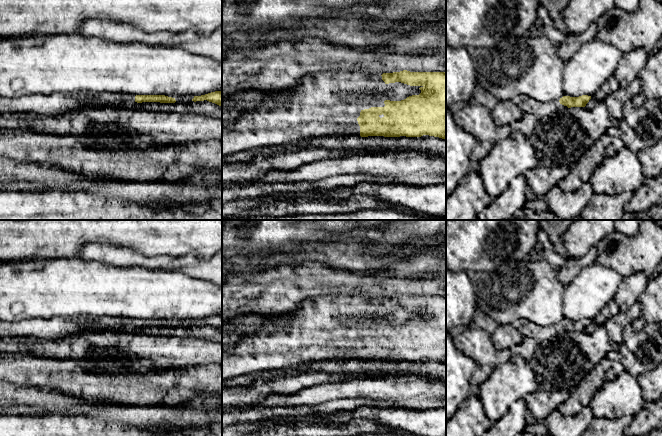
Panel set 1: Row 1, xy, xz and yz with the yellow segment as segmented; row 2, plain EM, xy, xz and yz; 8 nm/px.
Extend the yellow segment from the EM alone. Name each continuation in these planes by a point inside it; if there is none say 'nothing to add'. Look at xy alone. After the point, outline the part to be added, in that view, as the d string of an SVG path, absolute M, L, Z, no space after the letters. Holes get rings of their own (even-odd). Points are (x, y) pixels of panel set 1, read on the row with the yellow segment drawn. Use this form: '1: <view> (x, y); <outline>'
1: xy (57, 103); M63 93L26 94L19 97L0 97L0 114L34 113L37 115L57 116L88 107L102 107L103 104L116 104L135 101L135 96L121 93Z

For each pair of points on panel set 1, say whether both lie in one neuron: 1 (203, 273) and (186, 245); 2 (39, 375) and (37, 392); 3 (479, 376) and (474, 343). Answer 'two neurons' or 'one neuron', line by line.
1: two neurons
2: two neurons
3: two neurons

